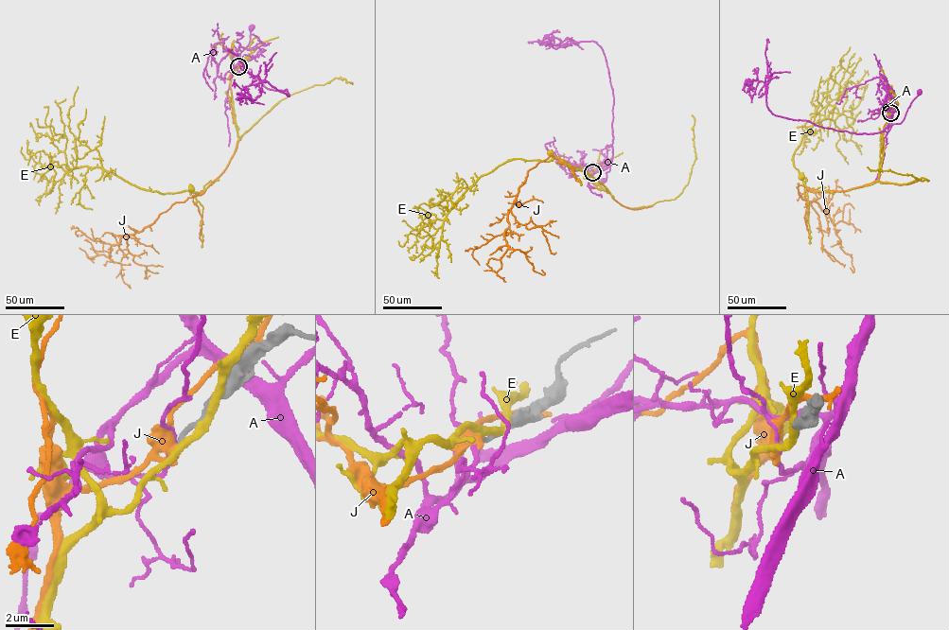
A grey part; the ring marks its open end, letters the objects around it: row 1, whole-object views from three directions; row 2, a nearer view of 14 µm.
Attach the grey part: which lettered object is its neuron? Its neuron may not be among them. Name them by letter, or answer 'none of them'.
none of them

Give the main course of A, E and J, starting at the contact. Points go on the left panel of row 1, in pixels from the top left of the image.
A: (238, 66), (240, 61), (267, 89), (286, 89), (289, 96), (264, 80), (244, 87), (253, 102), (237, 93)
E: (238, 66), (233, 71), (230, 84), (238, 140), (236, 150), (219, 175), (201, 194), (191, 189)
J: (238, 66), (230, 83), (234, 153), (203, 192), (111, 246), (110, 258), (129, 285)

